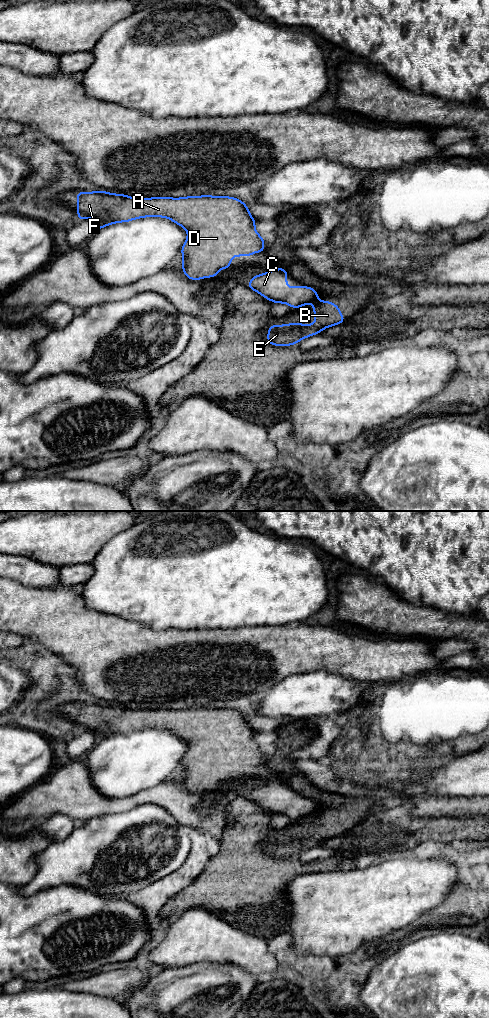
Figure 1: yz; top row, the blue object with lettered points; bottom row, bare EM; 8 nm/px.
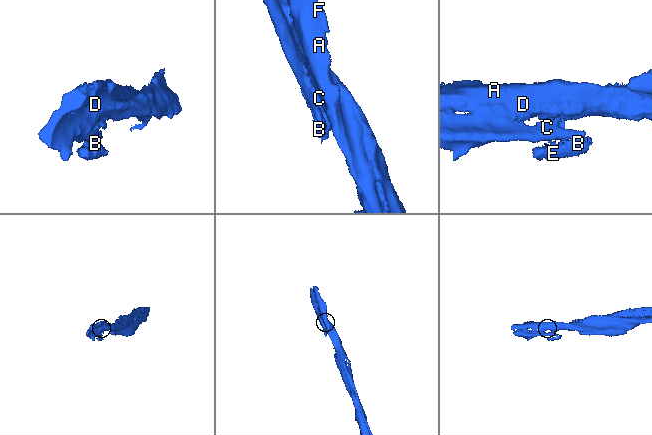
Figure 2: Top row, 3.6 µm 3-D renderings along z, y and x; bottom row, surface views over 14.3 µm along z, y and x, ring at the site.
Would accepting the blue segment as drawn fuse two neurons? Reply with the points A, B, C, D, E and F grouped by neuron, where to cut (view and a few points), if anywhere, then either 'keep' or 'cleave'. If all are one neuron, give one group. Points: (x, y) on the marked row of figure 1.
A C D F / B E | yz (315, 300), (312, 301) | cleave

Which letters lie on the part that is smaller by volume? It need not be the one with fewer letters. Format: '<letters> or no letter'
B, E

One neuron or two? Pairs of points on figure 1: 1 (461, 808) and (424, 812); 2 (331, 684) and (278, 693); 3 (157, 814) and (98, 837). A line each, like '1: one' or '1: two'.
1: one
2: one
3: one

